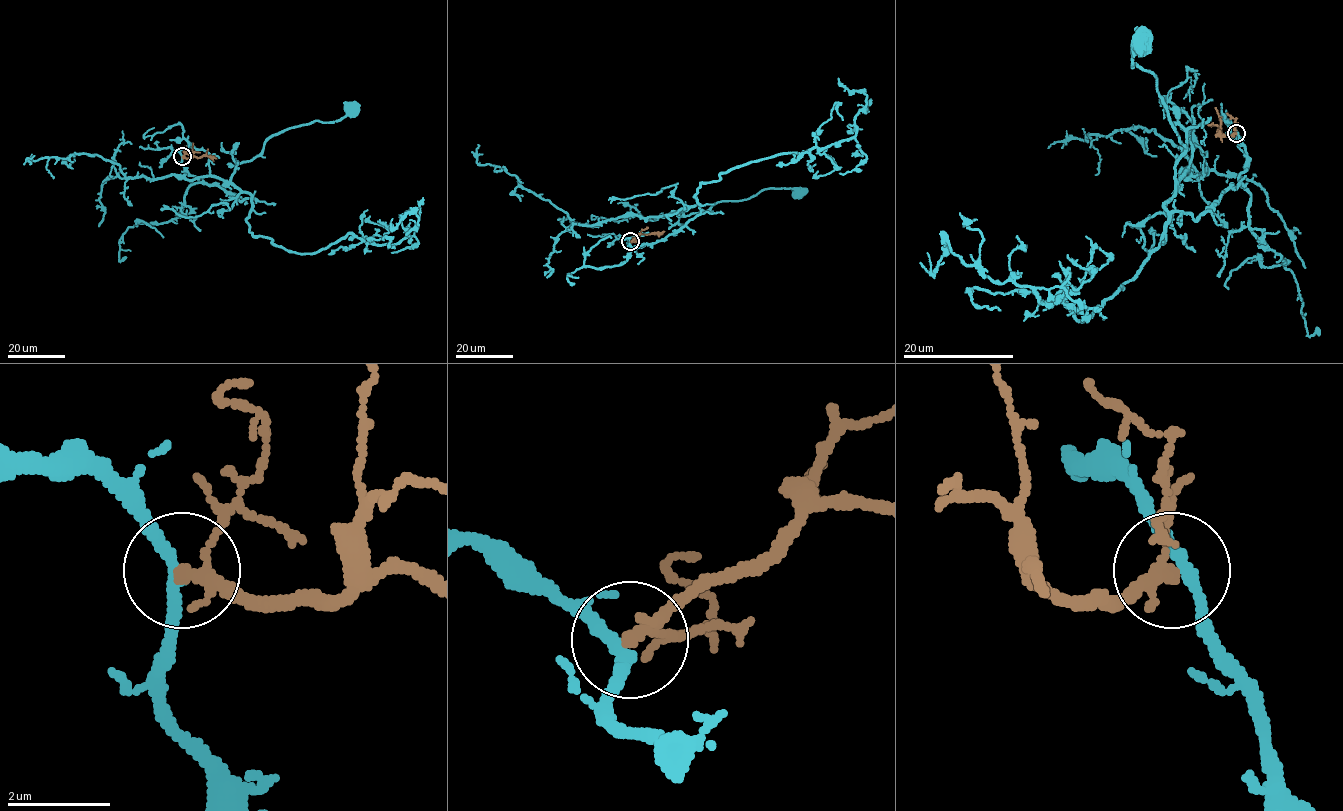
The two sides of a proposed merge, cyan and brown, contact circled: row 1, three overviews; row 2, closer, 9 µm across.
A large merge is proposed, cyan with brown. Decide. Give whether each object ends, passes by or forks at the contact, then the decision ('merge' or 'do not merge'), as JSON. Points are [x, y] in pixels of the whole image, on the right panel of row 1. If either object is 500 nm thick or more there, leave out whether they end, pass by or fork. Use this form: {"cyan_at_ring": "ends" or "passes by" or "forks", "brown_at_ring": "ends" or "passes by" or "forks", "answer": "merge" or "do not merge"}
{"cyan_at_ring": "passes by", "brown_at_ring": "forks", "answer": "do not merge"}

